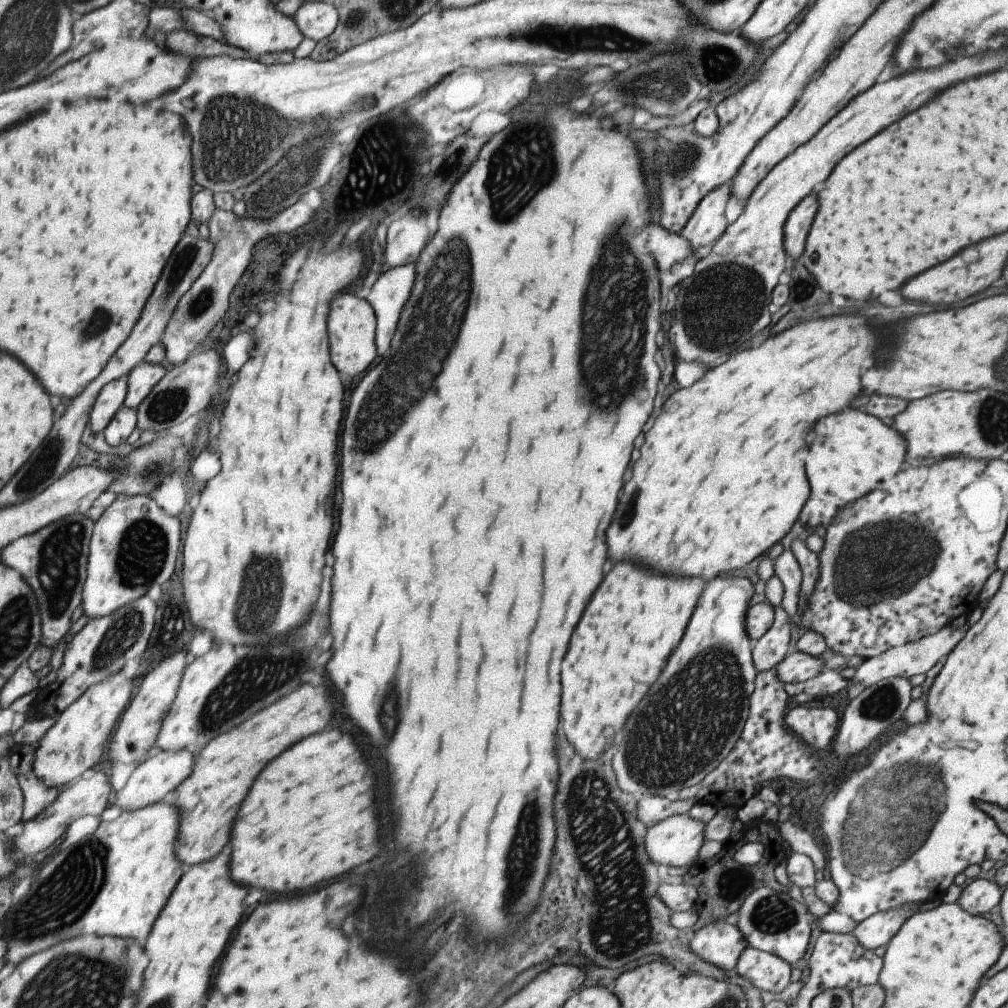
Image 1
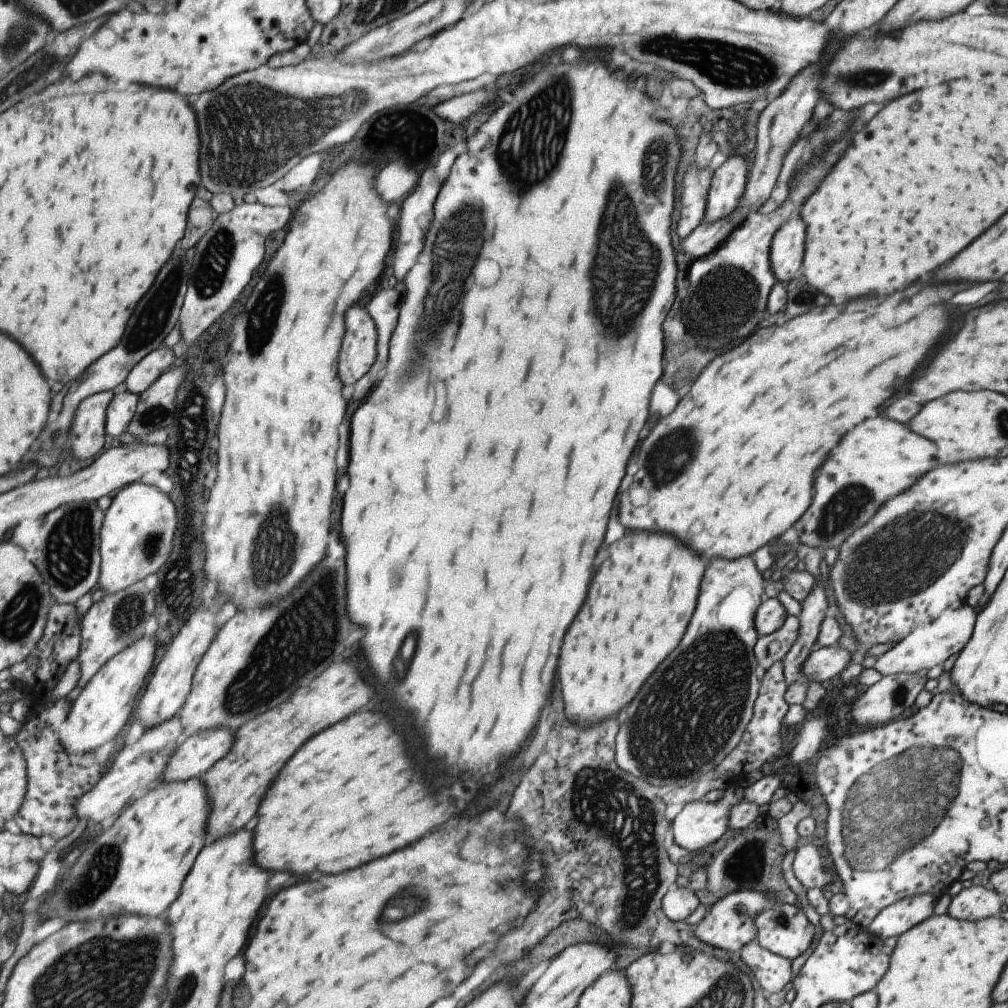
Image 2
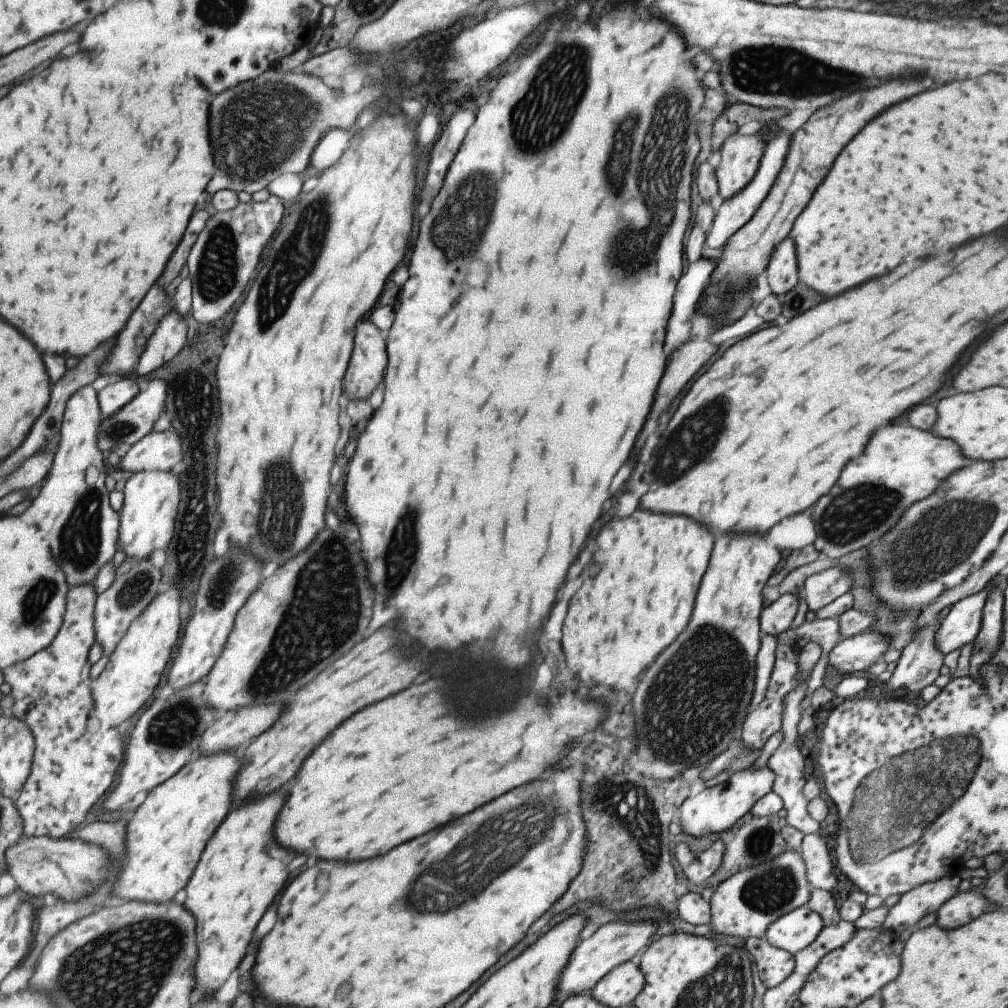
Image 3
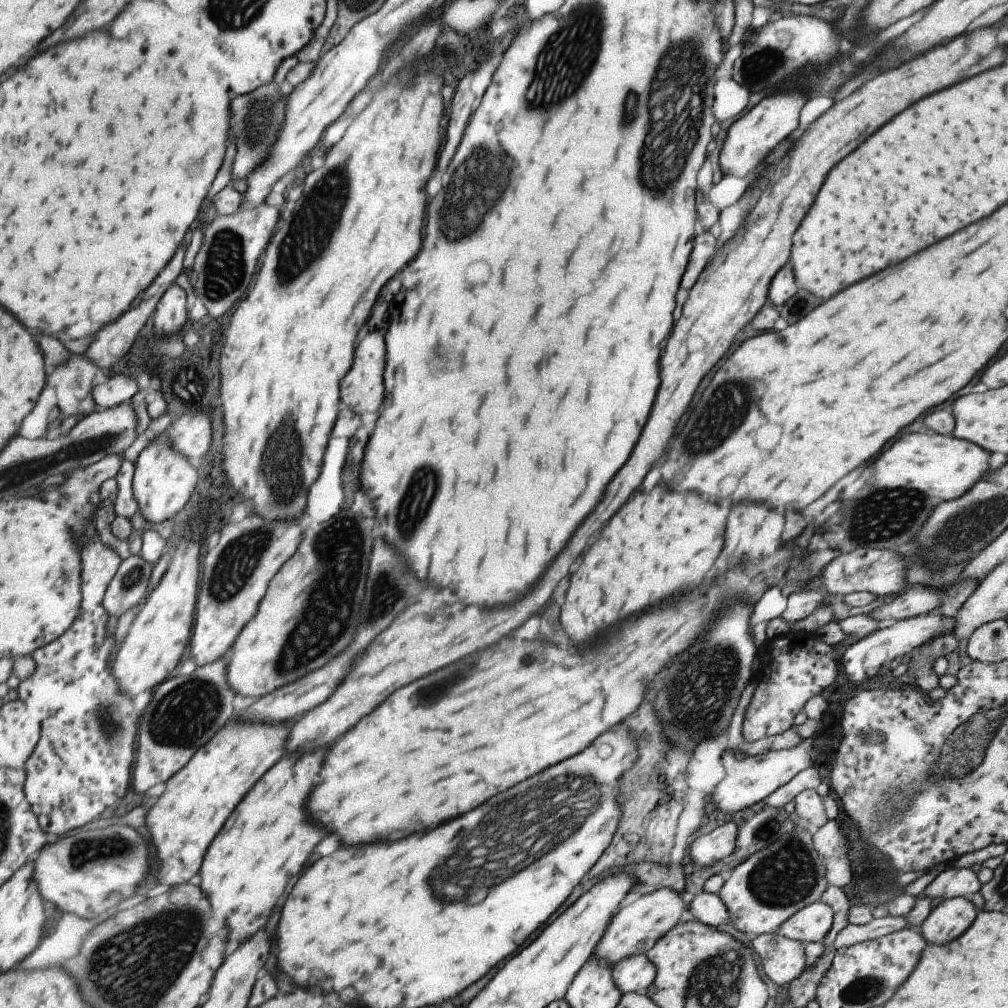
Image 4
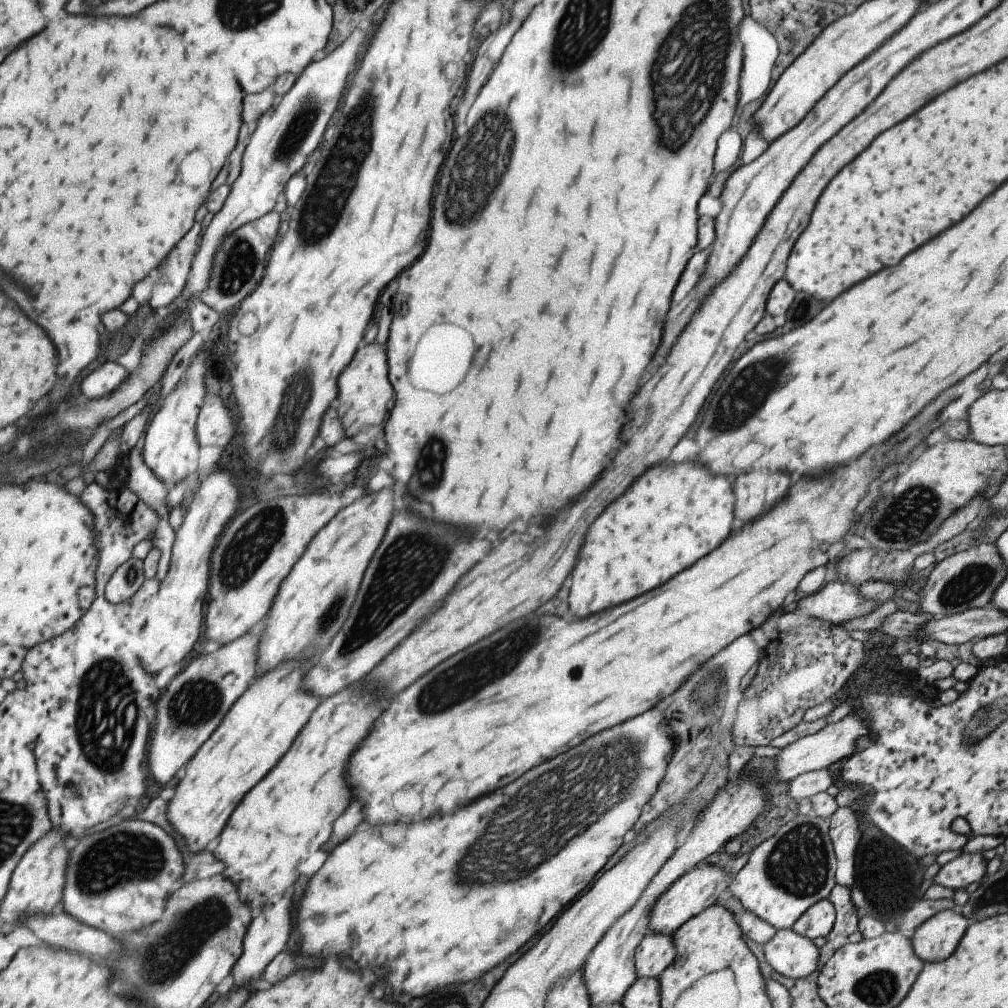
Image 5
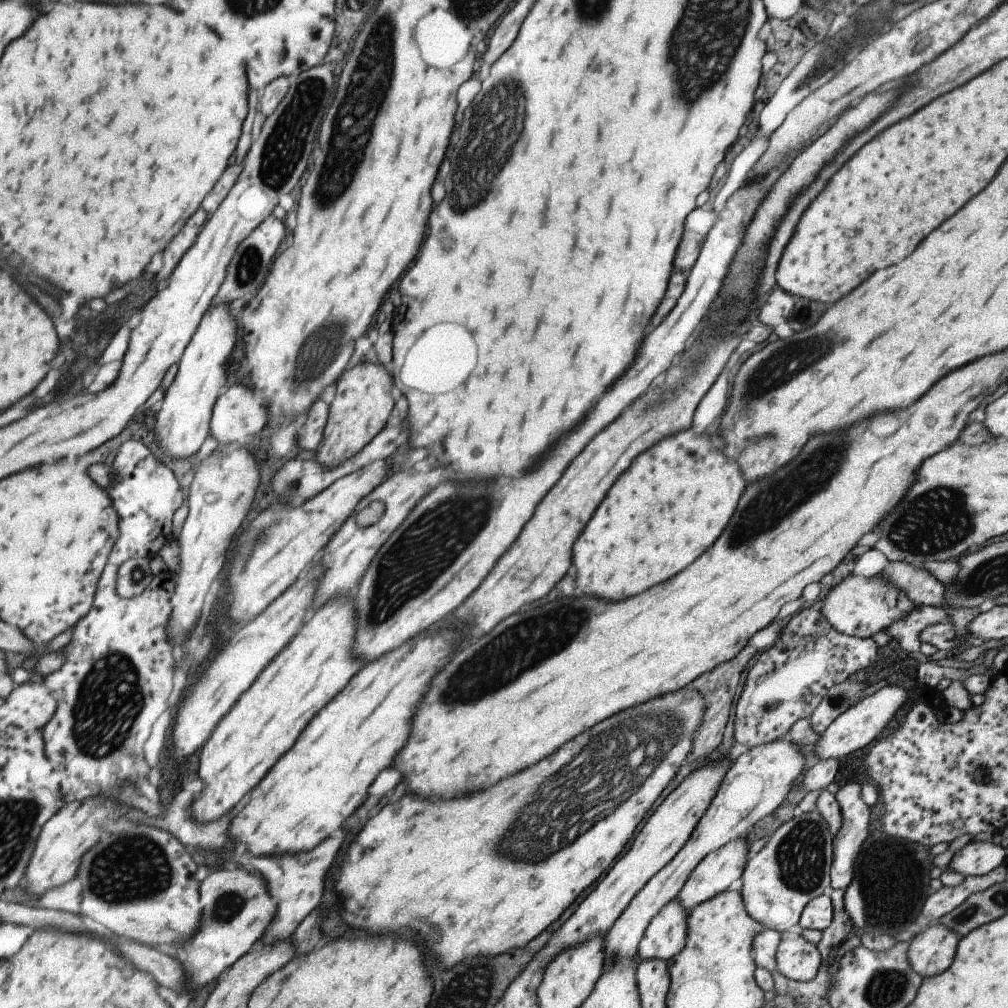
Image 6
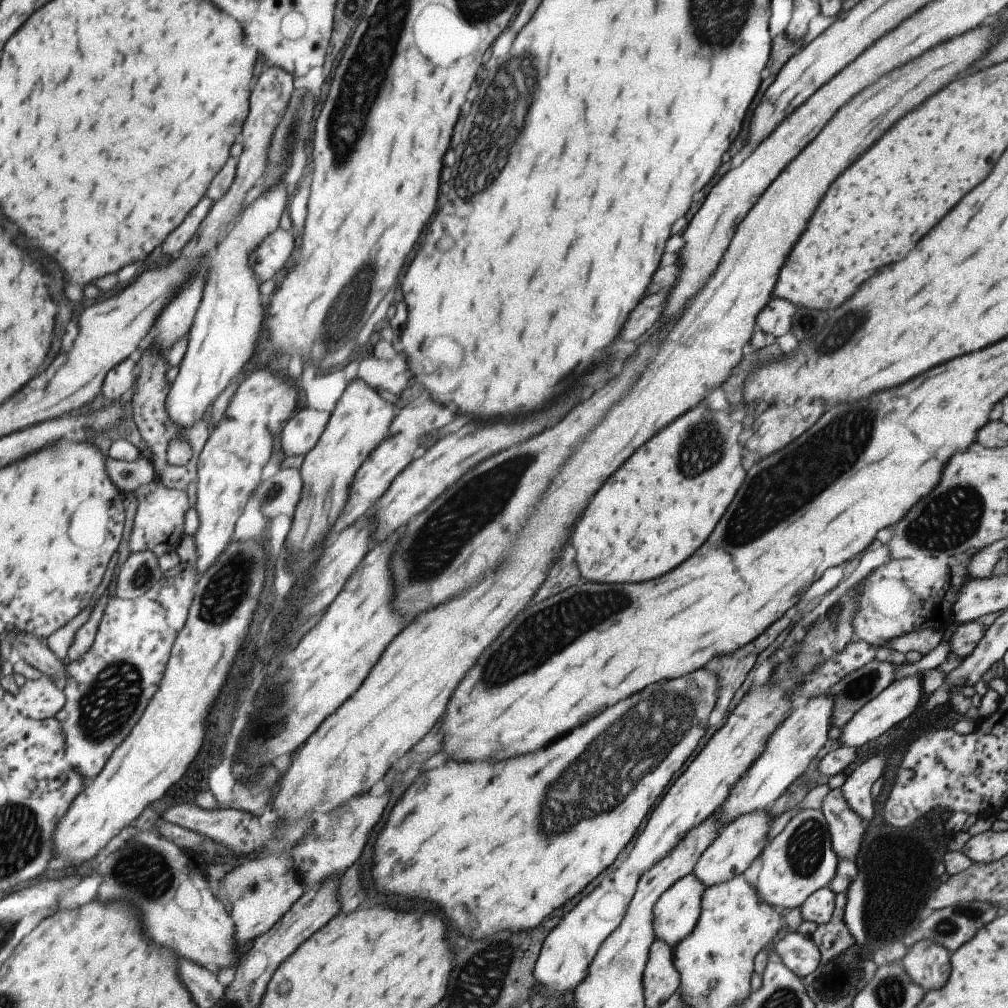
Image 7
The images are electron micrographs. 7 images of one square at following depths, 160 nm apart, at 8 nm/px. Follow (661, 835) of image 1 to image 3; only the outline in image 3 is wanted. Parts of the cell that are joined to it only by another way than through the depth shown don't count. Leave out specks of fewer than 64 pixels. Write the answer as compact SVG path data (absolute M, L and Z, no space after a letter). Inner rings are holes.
M767 765L761 768L751 766L739 769L730 774L725 782L705 787L694 796L688 796L679 807L674 830L692 837L703 837L712 832L730 830L743 814L750 812L750 808L759 797L771 791L773 781L773 771Z

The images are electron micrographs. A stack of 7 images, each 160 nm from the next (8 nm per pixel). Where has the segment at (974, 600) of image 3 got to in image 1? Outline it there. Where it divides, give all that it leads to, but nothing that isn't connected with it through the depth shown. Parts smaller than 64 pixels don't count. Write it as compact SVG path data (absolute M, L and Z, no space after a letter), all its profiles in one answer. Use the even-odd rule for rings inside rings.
M950 625L943 626L929 636L919 638L917 642L907 642L906 645L897 646L881 652L878 656L865 659L861 666L857 667L855 673L849 680L849 684L862 684L863 686L873 686L883 679L891 677L911 678L917 674L924 674L929 670L939 658L945 658L955 644L963 638L967 625L961 628L951 628Z

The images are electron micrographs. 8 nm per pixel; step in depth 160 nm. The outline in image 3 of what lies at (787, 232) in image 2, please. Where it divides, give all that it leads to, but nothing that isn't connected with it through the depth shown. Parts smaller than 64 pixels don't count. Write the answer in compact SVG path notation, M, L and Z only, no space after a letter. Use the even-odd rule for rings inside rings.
M789 236L785 237L773 251L765 267L765 280L771 294L781 296L798 282L795 247Z

